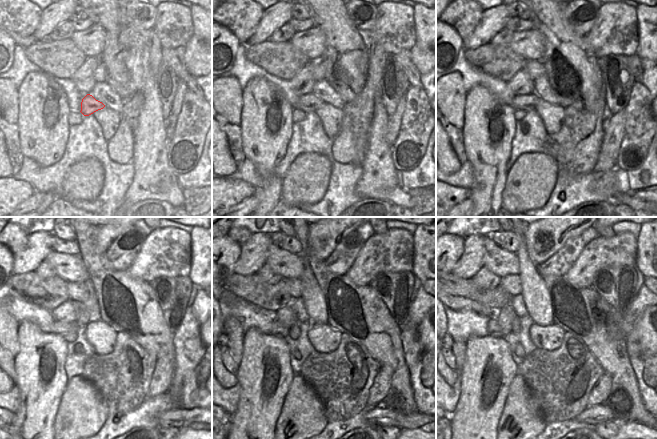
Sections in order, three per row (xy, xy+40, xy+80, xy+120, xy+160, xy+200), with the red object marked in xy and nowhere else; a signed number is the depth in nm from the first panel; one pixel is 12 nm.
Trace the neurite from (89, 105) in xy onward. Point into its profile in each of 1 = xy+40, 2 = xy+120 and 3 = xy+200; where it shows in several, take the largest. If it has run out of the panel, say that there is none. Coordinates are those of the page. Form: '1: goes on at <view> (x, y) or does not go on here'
1: goes on at xy+40 (308, 103)
2: goes on at xy+120 (58, 327)
3: goes on at xy+200 (493, 328)

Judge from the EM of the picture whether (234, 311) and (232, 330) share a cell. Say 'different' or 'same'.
different

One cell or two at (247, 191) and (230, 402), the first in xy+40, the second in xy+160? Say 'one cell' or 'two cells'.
two cells

